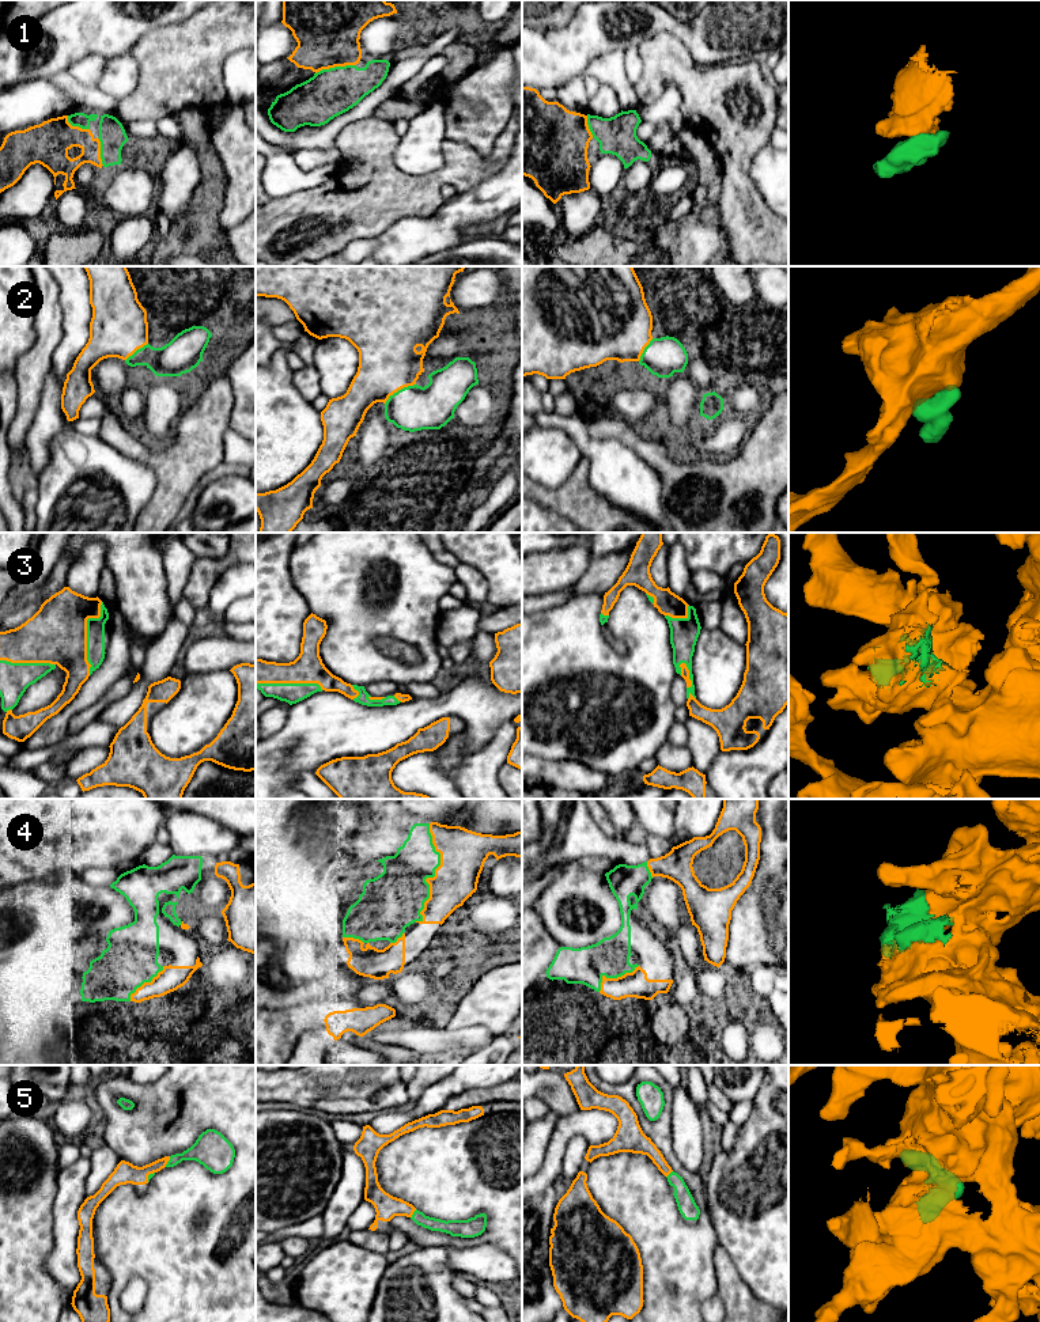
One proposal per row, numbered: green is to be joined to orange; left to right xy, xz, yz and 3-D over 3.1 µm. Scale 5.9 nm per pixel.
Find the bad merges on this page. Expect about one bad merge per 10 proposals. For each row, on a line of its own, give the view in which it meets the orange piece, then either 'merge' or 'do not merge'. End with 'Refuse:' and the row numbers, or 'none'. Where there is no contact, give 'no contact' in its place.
1: xz | merge
2: xz | merge
3: xy | merge
4: xz | merge
5: xy | merge
Refuse: none

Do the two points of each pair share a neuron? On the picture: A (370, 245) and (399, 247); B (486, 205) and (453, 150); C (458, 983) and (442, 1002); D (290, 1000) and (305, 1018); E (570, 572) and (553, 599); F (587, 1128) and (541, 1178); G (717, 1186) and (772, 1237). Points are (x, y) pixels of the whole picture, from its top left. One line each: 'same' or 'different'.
A: different
B: different
C: same
D: different
E: different
F: same
G: same

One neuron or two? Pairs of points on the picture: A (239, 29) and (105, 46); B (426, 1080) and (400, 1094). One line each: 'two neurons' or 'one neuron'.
A: two neurons
B: two neurons

